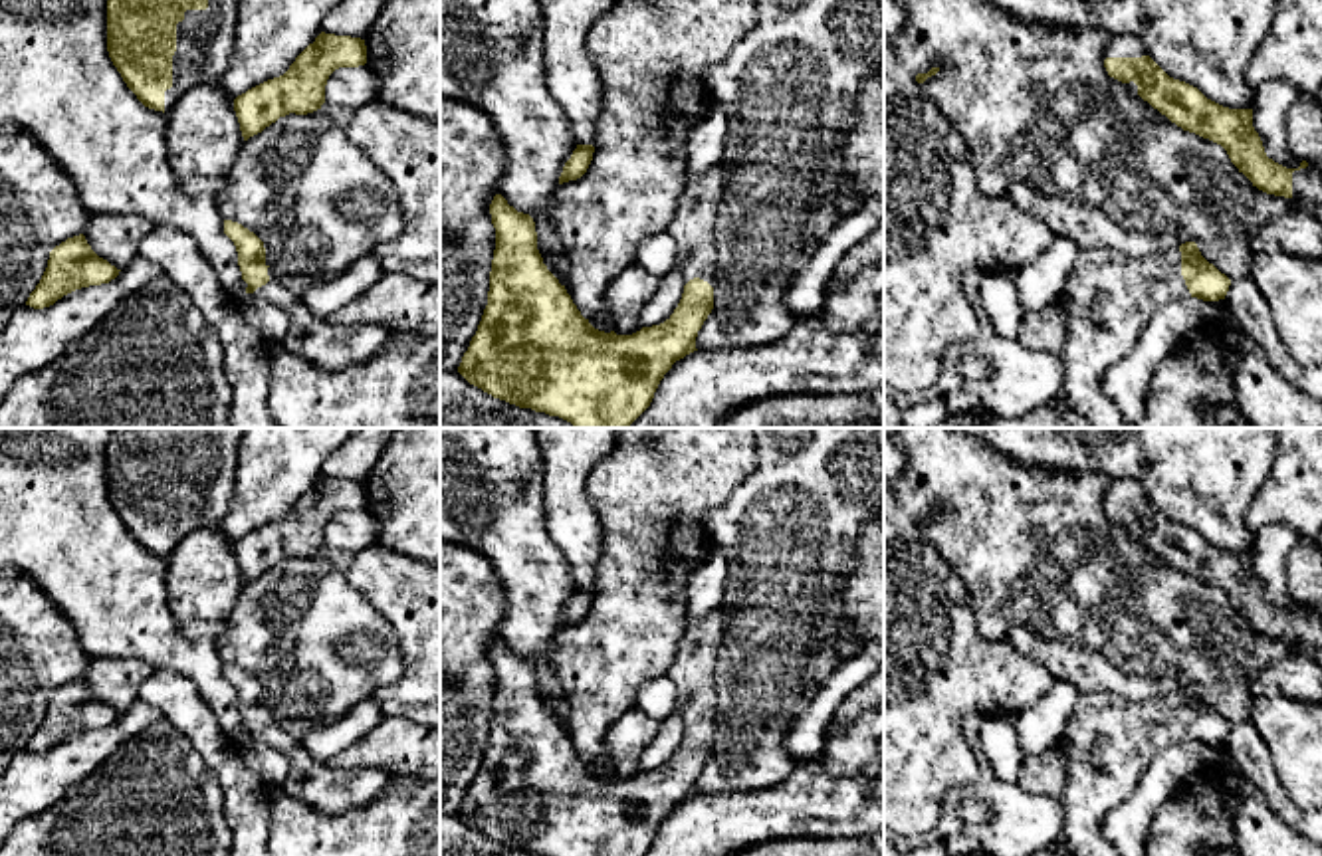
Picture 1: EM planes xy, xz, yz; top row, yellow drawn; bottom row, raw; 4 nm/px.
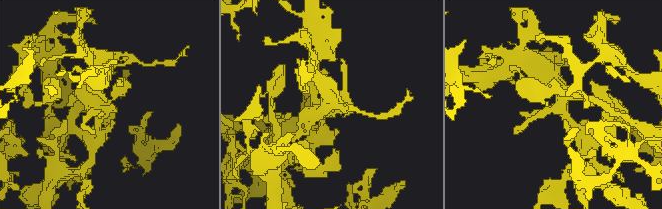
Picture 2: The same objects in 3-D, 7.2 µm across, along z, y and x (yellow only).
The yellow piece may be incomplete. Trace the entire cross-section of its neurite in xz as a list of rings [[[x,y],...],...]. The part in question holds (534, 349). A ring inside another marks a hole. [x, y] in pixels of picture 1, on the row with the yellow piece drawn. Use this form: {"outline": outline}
{"outline": [[[721,162],[686,174],[676,212],[664,230],[678,248],[676,266],[686,283],[682,299],[664,323],[632,335],[599,331],[581,315],[565,285],[543,264],[533,218],[496,194],[490,204],[496,250],[488,305],[458,373],[494,398],[559,416],[575,428],[628,428],[650,406],[672,365],[698,351],[698,331],[714,309],[714,228],[723,188]]]}

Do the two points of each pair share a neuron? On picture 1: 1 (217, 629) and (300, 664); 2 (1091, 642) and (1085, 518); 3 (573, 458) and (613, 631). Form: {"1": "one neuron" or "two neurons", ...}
{"1": "two neurons", "2": "one neuron", "3": "two neurons"}

